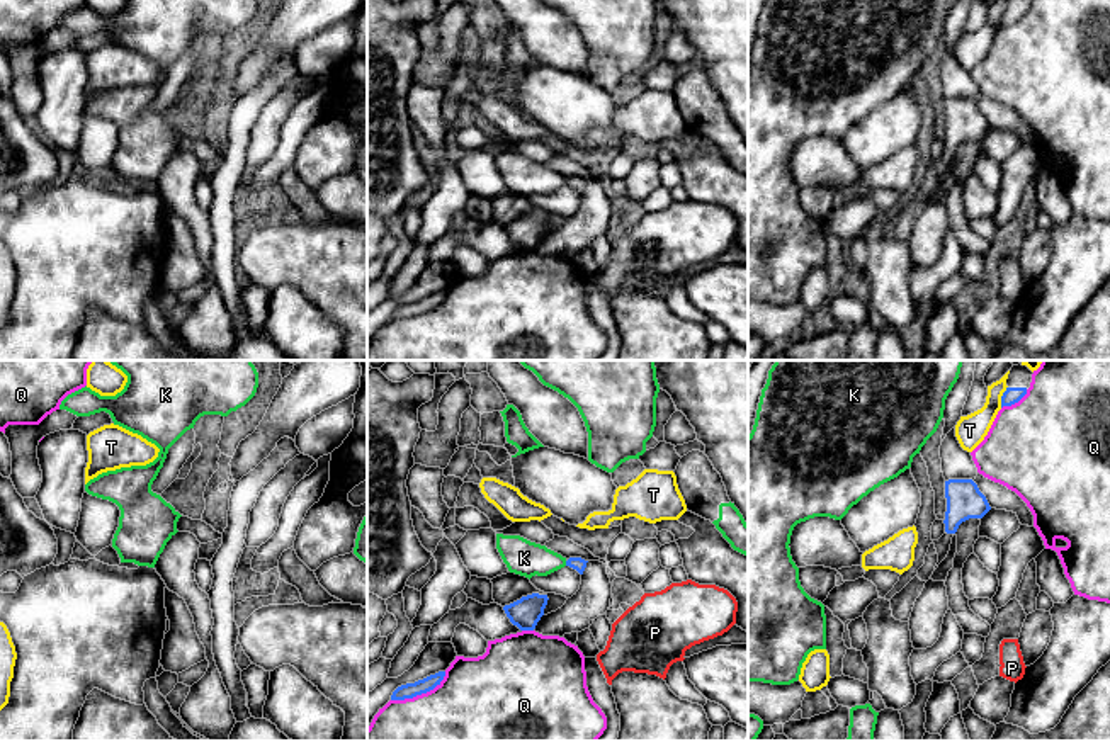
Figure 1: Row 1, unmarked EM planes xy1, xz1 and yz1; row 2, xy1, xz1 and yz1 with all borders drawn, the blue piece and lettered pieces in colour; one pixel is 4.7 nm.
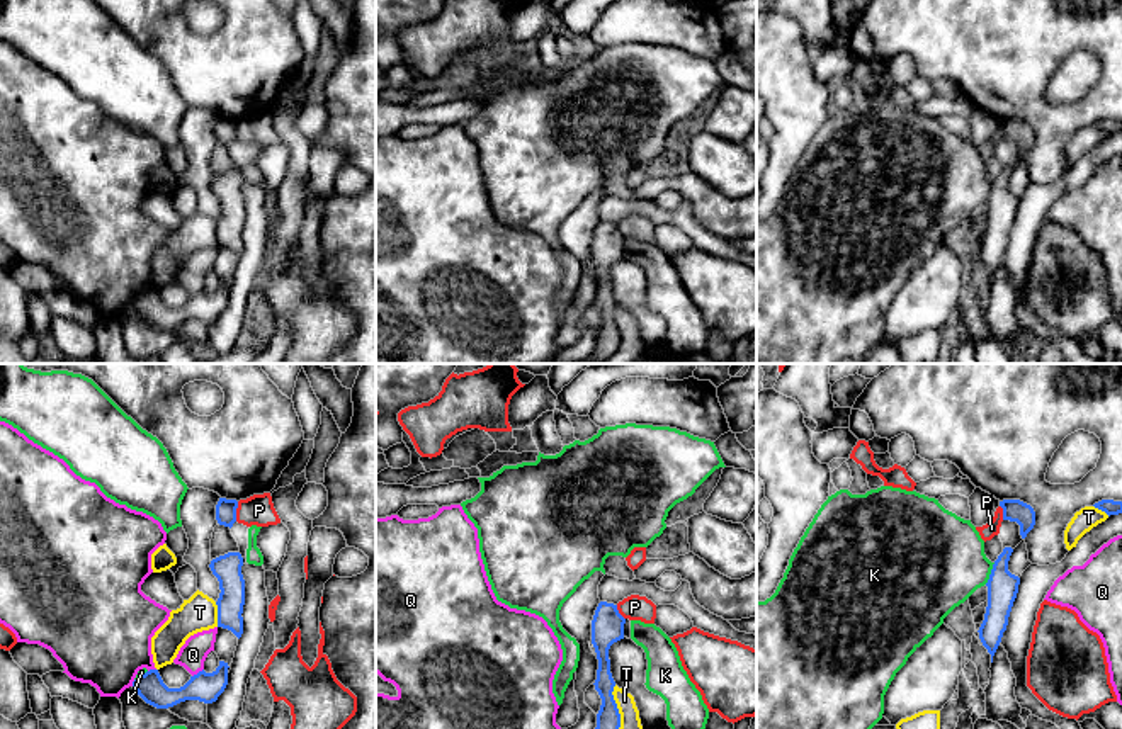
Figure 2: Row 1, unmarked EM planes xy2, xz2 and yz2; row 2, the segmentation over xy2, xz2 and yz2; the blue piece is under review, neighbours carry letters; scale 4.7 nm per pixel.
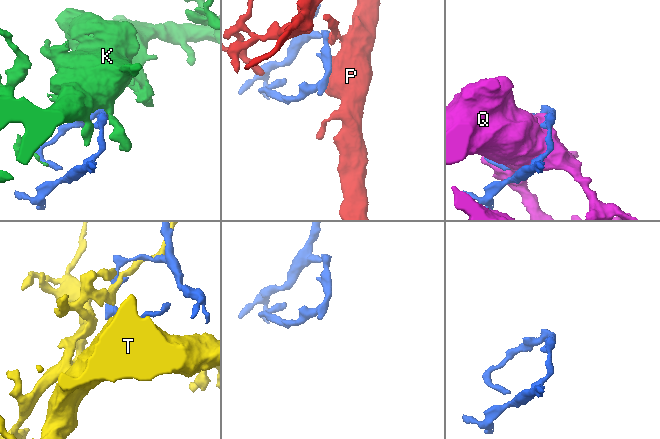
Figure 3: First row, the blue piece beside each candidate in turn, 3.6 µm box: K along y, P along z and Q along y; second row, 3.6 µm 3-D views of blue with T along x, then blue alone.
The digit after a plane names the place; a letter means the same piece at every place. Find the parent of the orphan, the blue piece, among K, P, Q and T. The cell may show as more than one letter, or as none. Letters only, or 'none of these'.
none of these

